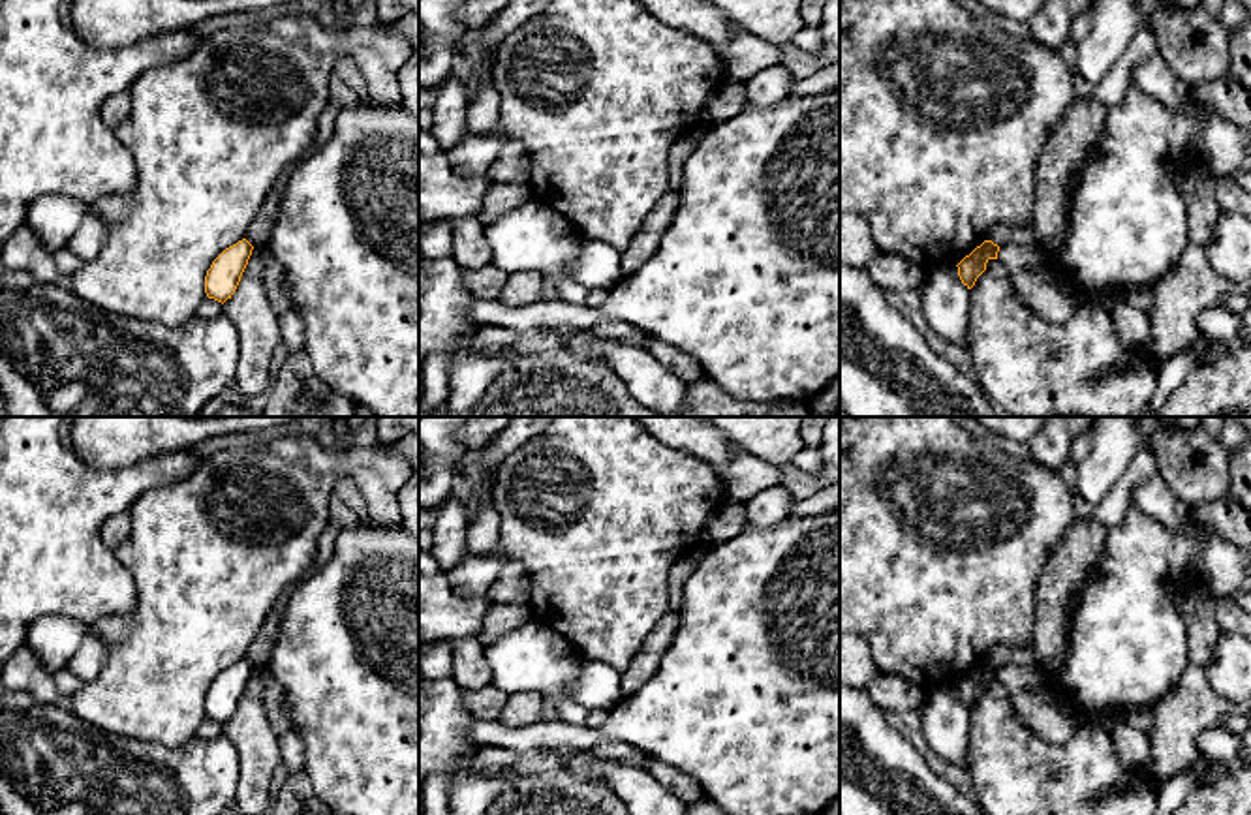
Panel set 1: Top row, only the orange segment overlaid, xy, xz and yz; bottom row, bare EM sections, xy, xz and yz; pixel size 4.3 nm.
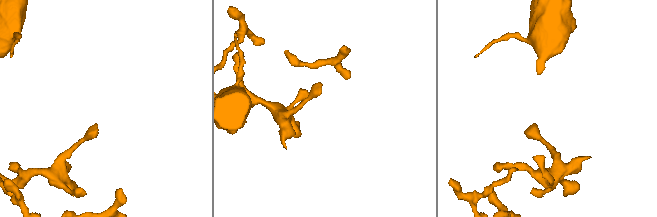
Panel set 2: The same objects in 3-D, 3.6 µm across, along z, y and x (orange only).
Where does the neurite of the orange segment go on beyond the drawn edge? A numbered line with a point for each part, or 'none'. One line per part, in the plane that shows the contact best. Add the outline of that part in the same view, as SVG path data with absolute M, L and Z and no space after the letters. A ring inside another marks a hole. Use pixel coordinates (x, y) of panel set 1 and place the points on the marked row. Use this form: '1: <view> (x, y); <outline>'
none

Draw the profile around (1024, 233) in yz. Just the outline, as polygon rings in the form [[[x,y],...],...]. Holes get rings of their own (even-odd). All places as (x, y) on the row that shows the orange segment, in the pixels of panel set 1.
[[[1033,223],[994,225],[988,231],[986,240],[992,240],[997,246],[1003,246],[1007,242],[1033,244],[1035,242],[1035,229],[1033,229]]]

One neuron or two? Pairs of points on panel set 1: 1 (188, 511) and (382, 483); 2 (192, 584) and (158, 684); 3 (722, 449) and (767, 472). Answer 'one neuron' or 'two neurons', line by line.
1: one neuron
2: one neuron
3: one neuron

